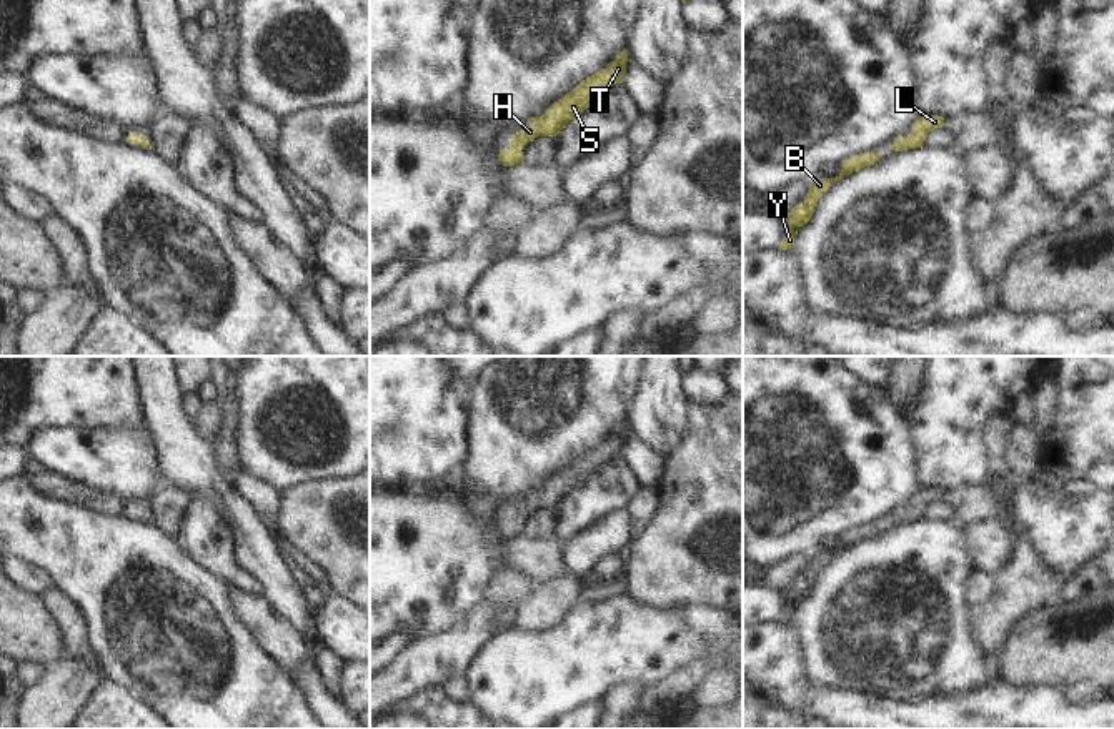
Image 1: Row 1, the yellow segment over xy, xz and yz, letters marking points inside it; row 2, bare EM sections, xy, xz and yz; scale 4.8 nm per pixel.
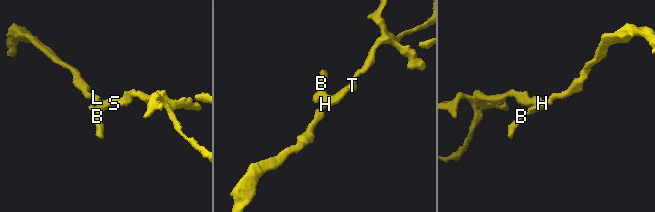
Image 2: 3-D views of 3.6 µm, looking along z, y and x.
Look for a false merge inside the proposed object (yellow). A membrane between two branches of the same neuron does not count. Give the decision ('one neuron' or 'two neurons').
one neuron

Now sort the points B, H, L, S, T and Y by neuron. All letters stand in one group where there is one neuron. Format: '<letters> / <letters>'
B H L S T Y

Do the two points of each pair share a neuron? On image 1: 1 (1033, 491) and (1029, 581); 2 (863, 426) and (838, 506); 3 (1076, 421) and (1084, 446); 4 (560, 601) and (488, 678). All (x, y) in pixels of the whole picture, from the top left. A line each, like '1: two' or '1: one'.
1: two
2: one
3: one
4: two

